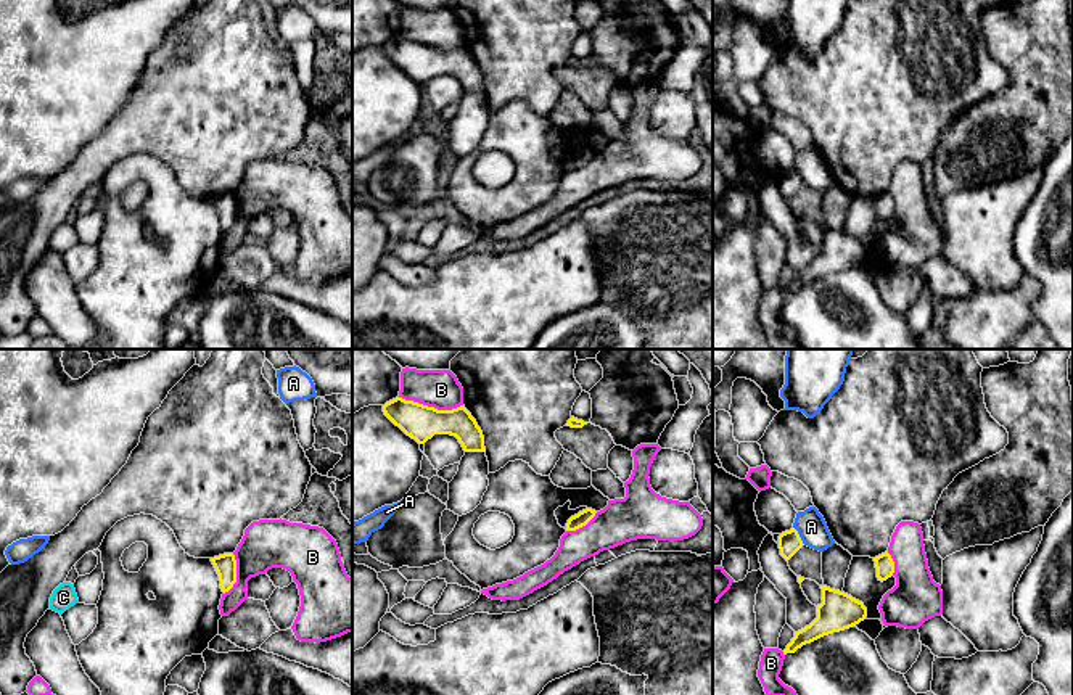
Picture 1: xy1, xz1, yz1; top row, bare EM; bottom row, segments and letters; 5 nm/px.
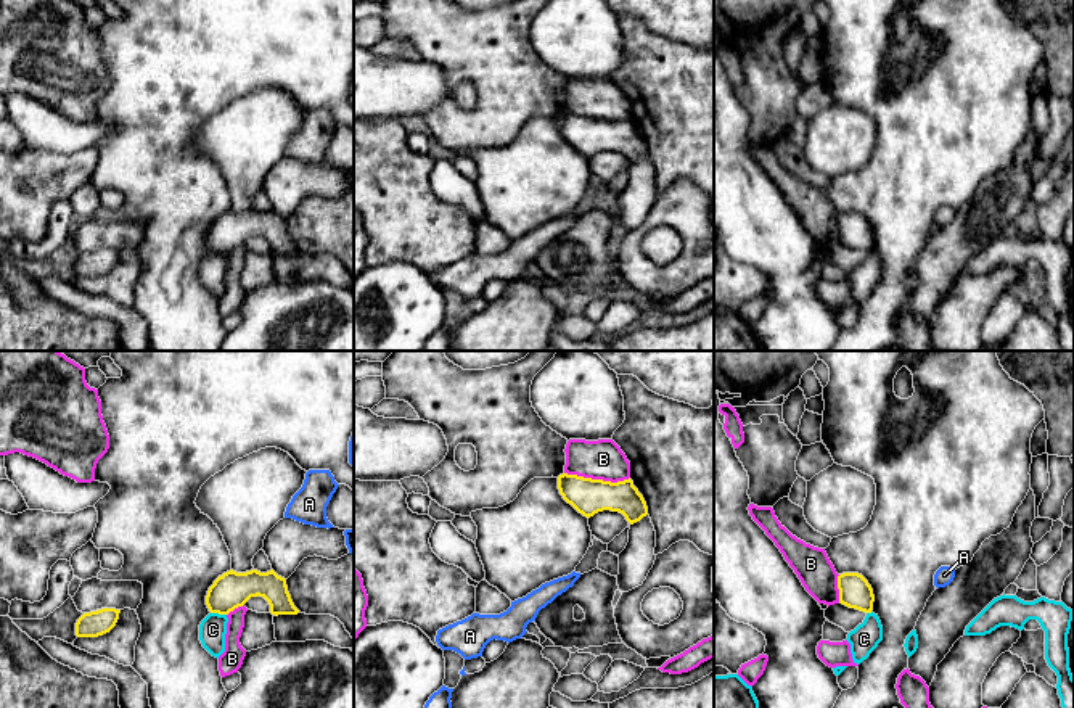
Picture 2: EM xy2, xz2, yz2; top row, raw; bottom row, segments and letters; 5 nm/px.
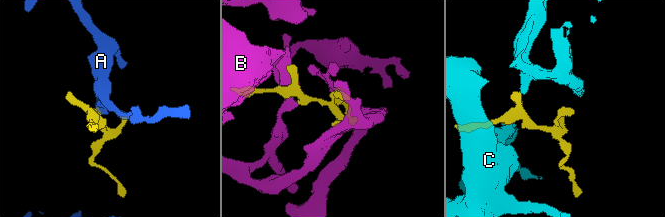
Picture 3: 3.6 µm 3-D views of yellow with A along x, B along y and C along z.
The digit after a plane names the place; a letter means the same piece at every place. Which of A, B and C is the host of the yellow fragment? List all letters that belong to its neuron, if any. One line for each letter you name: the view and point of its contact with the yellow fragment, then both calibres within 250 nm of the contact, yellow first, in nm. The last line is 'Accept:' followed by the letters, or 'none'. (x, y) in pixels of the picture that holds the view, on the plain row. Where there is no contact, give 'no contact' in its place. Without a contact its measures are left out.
B: xz2 (597, 119) | 180/200 nm
Accept: B

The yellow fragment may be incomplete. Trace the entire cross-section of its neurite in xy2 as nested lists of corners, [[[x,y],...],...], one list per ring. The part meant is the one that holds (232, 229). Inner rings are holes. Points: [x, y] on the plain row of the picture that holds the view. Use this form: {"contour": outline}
{"contour": [[[230,209],[223,212],[209,227],[206,245],[211,253],[228,254],[257,235],[268,241],[270,253],[275,256],[299,253],[288,232],[286,219],[273,209],[267,212],[257,209],[236,212]]]}

